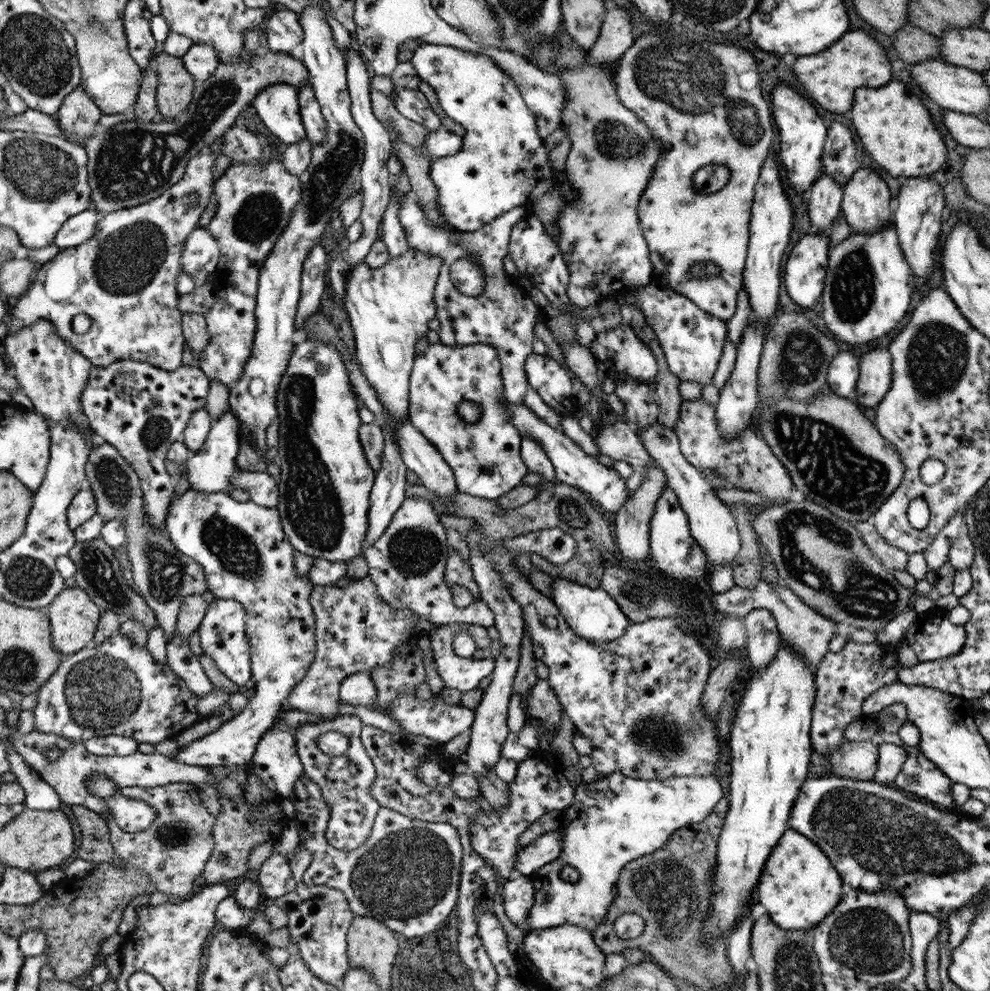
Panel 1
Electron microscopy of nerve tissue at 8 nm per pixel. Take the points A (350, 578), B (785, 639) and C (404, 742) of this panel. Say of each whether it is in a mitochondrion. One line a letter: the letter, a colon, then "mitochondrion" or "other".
A: other
B: other
C: other

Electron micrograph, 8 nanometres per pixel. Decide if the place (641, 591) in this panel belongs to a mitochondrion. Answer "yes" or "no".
yes

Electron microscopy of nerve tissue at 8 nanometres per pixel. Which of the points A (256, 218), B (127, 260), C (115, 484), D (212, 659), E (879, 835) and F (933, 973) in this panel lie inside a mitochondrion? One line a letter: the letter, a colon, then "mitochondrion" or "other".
A: mitochondrion
B: mitochondrion
C: mitochondrion
D: other
E: mitochondrion
F: other

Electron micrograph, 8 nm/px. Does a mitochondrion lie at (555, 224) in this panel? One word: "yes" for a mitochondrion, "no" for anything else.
no

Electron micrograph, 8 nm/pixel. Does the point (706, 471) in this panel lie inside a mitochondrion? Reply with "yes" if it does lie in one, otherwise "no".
no

